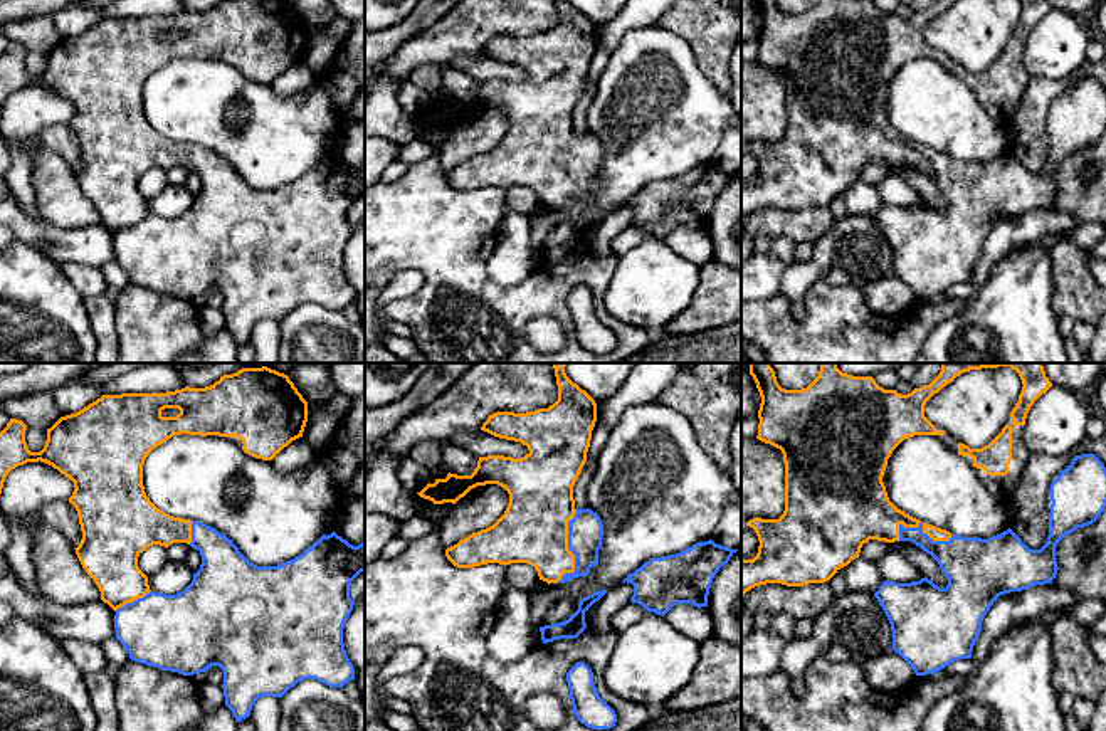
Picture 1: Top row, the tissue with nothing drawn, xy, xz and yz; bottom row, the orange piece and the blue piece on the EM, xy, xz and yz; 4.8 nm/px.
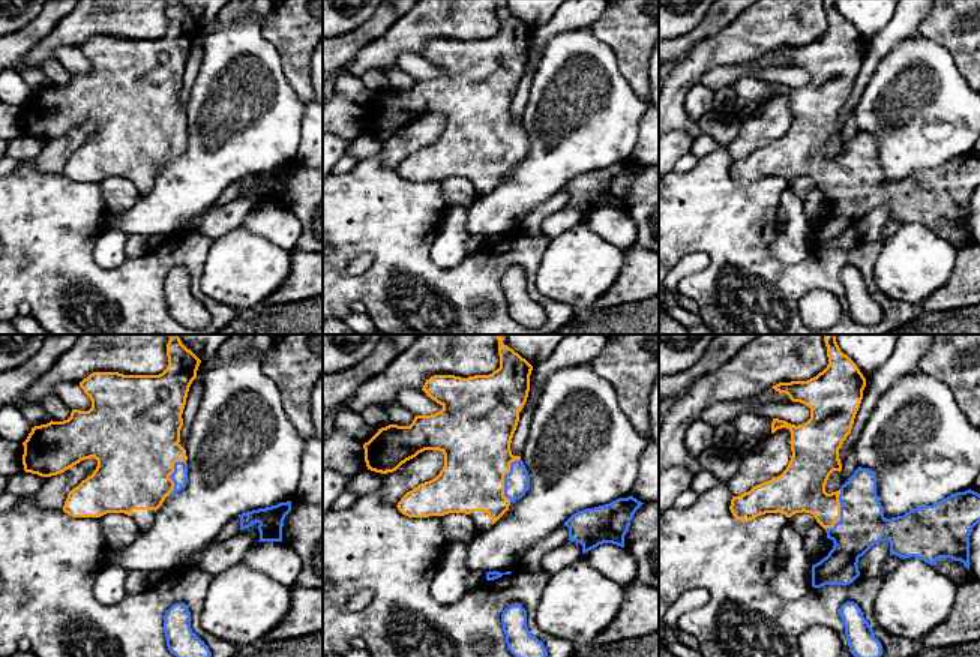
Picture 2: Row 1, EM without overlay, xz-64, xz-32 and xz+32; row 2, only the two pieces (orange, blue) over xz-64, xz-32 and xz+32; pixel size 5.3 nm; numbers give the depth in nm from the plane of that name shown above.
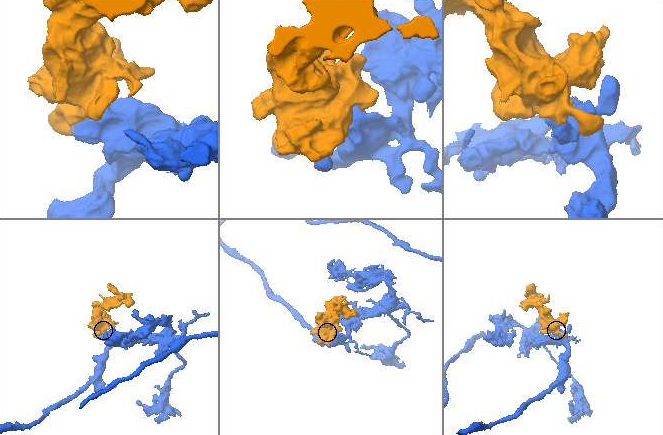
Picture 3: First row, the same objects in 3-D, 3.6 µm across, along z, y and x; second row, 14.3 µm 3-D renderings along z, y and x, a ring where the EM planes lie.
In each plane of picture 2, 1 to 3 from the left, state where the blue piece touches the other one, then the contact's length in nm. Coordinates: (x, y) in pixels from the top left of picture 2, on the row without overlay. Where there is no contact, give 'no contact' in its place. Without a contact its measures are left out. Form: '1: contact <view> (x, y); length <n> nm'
1: contact xz-64 (171, 137); length 220 nm
2: contact xz-32 (503, 143); length 240 nm
3: contact xz+32 (839, 176); length 240 nm

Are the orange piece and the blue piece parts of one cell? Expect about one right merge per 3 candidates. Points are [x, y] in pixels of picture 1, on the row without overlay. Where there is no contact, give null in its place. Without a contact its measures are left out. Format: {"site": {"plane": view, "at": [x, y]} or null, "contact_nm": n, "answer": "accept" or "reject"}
{"site": {"plane": "yz", "at": [923, 155]}, "contact_nm": 280, "answer": "accept"}

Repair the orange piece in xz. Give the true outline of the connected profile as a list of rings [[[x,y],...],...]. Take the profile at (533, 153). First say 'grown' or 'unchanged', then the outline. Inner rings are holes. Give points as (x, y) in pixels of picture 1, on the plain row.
grown; [[[556,0],[556,8],[558,24],[548,32],[526,37],[496,35],[481,50],[494,60],[526,69],[529,76],[524,81],[479,81],[471,99],[449,96],[445,103],[435,103],[434,108],[429,106],[417,116],[434,128],[456,128],[477,109],[498,108],[508,114],[509,128],[492,150],[472,156],[445,173],[445,180],[454,190],[528,187],[538,195],[540,203],[550,208],[587,200],[590,192],[598,187],[603,160],[602,143],[588,131],[577,133],[573,123],[573,109],[587,86],[592,54],[597,45],[597,27],[568,0]]]

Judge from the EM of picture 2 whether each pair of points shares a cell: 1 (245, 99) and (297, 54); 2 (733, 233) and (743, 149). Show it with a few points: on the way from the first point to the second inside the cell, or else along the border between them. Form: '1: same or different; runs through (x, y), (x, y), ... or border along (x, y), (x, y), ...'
1: different; border along (263, 36), (276, 50), (282, 74), (299, 98)
2: different; border along (725, 147), (733, 159)

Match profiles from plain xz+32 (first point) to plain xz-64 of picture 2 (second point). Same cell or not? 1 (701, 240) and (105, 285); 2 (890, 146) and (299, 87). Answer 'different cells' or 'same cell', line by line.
1: same cell
2: different cells

